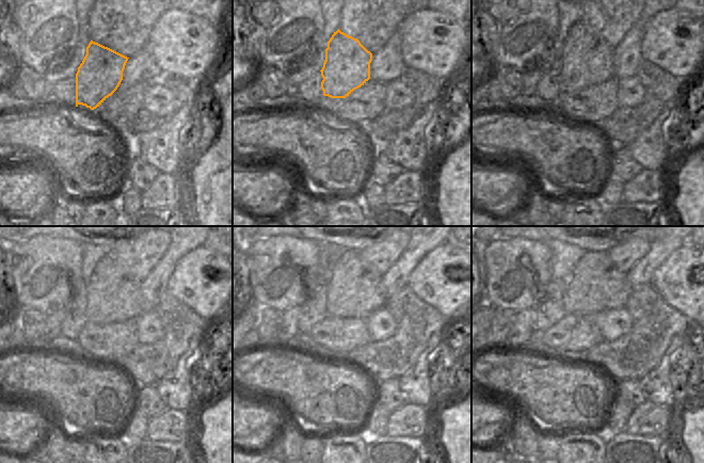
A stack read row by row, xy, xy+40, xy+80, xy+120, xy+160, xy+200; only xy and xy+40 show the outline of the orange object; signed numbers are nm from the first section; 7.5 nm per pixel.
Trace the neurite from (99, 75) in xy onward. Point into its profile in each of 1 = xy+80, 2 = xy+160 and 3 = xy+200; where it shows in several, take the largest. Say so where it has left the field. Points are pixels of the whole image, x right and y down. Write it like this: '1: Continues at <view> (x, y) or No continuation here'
1: Continues at xy+80 (587, 59)
2: Continues at xy+160 (355, 290)
3: Continues at xy+200 (597, 285).

